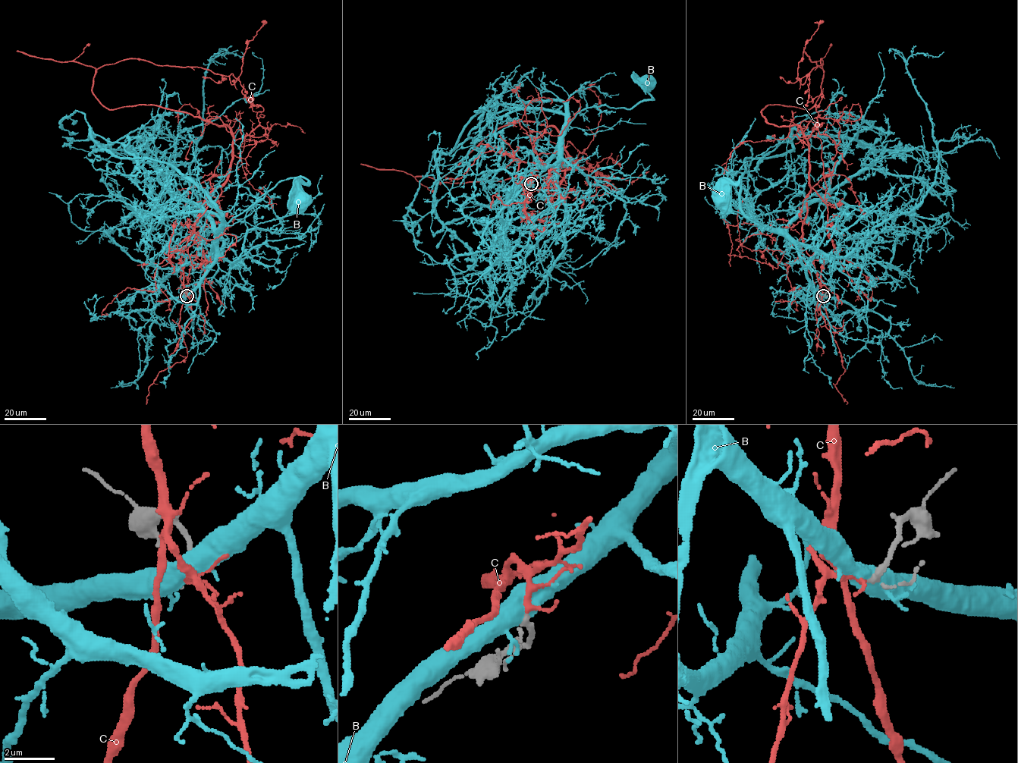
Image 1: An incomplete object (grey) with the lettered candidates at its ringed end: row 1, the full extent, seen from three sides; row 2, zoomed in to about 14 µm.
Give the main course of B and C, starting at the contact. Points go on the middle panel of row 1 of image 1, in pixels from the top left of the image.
B: (530, 183), (559, 159), (564, 128), (579, 111), (604, 105), (632, 108), (651, 98), (645, 89), (649, 80)
C: (530, 183), (515, 179), (521, 162), (576, 165), (533, 121), (490, 132), (436, 181), (585, 158), (607, 183)

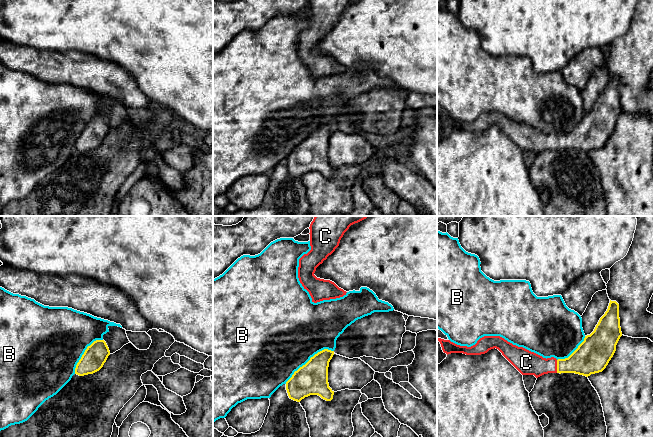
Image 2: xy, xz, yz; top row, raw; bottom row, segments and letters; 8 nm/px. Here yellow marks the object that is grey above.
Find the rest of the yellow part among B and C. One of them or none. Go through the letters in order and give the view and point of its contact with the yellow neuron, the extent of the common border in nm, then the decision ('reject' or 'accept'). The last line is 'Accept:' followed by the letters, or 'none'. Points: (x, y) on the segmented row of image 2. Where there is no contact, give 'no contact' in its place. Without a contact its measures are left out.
B: xz (309, 360) | 480 nm | reject
C: yz (557, 366) | 100 nm | accept
Accept: C

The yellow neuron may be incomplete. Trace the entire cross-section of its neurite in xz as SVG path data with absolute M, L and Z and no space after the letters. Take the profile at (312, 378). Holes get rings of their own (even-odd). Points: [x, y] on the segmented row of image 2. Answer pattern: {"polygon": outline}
{"polygon": "M324 349L295 371L286 382L289 398L300 402L310 395L318 395L326 401L331 401L334 391L329 387L328 367L333 355L334 351Z"}

